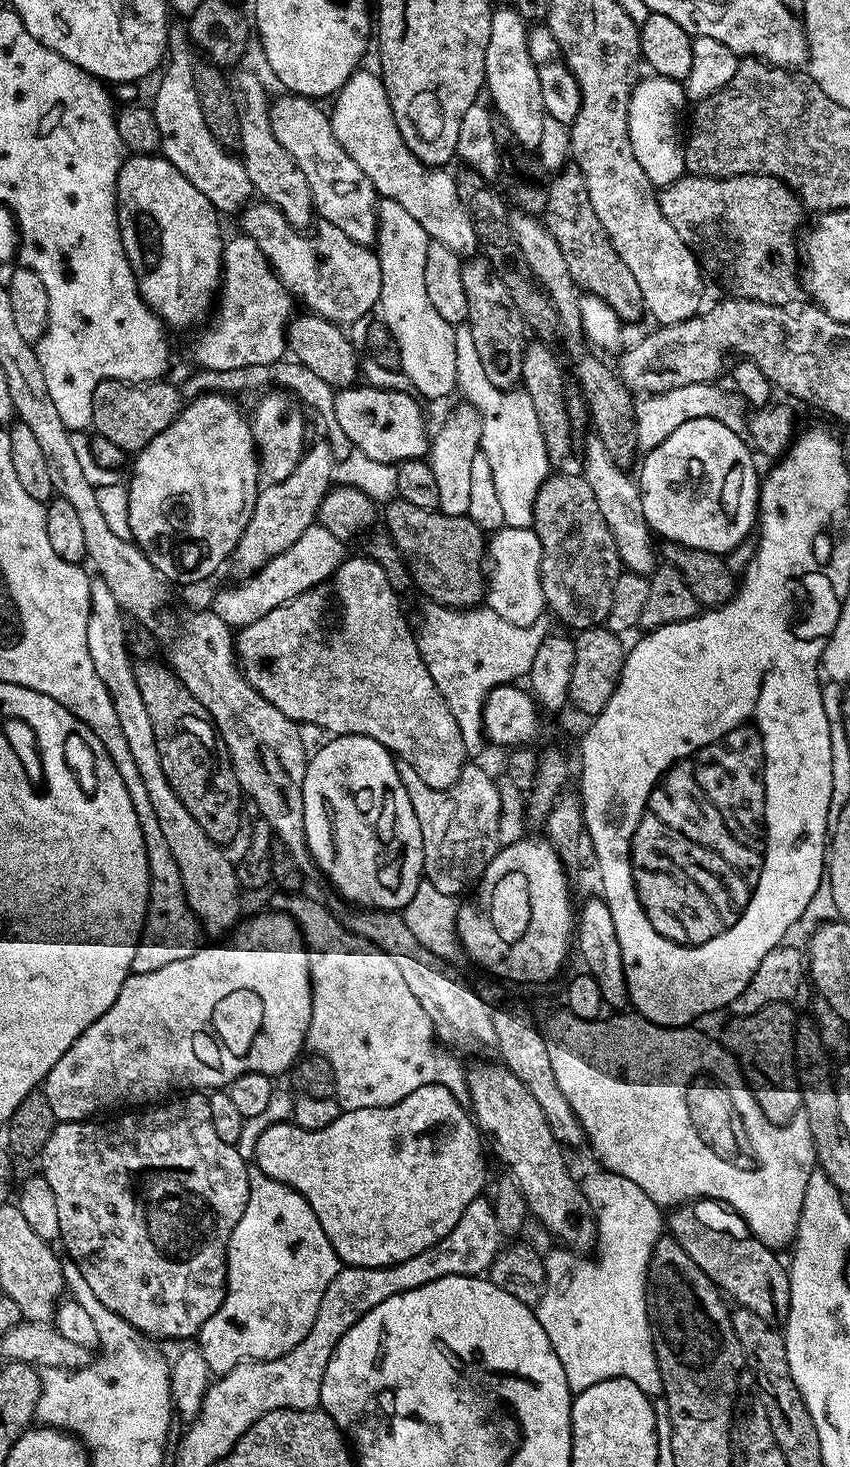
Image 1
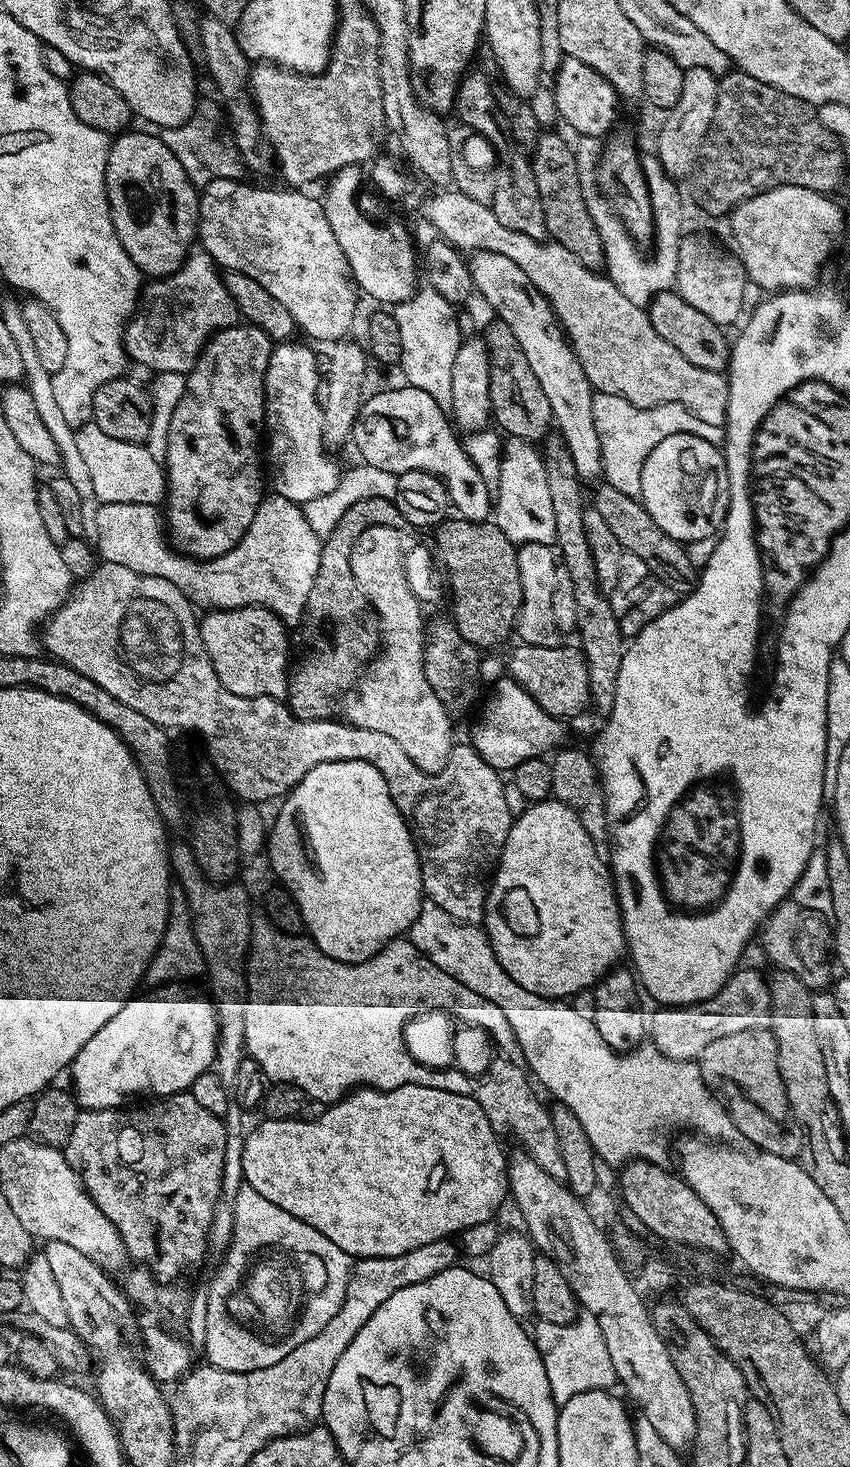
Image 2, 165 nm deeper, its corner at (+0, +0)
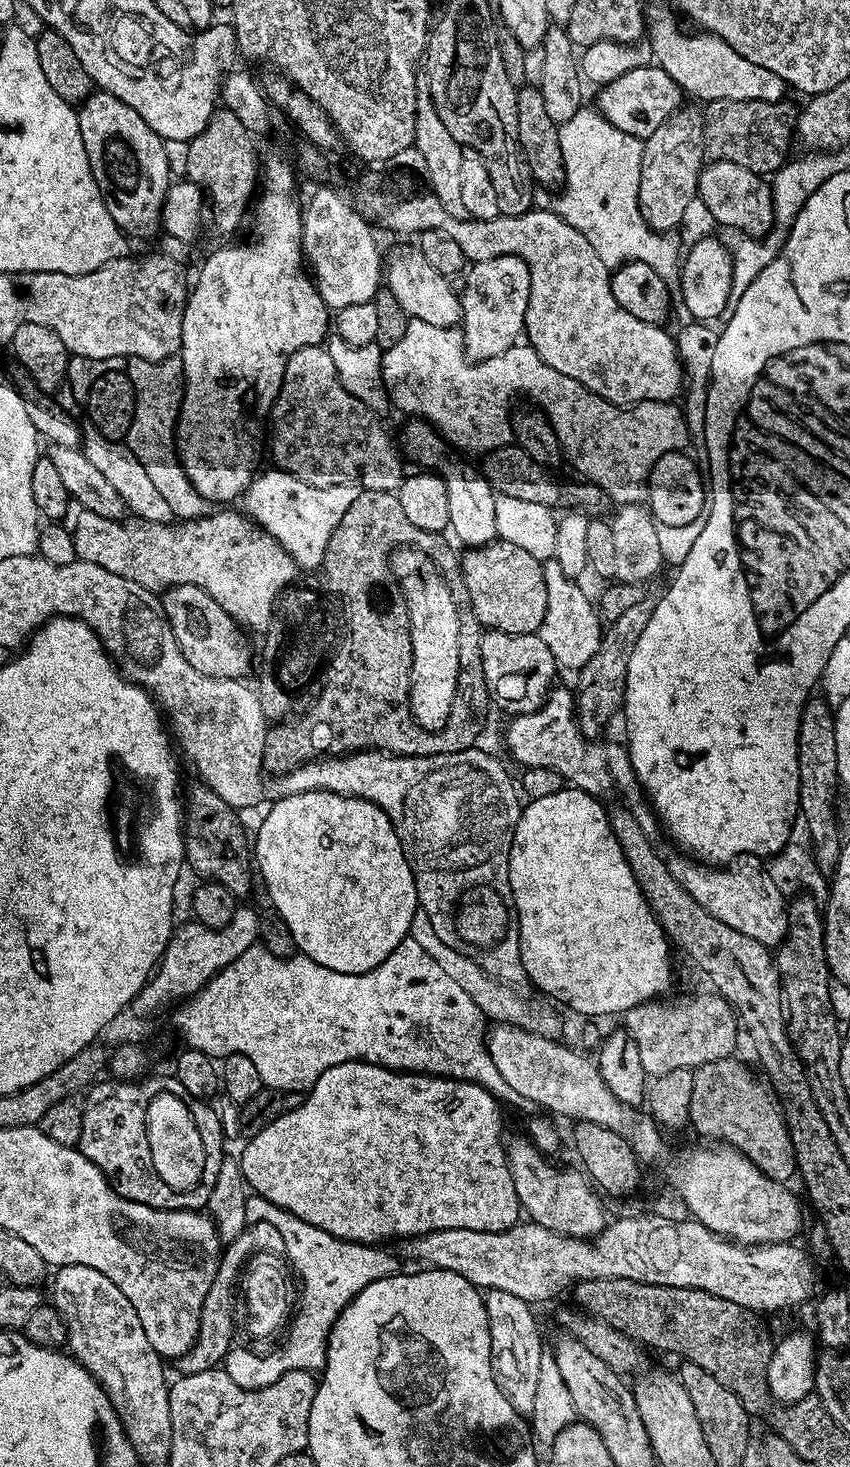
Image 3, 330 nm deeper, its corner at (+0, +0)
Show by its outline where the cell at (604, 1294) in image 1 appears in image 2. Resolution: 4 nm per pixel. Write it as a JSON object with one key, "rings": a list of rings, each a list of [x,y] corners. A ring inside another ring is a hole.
{"rings":[[[577,1315],[571,1324],[551,1324],[540,1320],[537,1325],[536,1332],[534,1328],[536,1349],[540,1351],[542,1366],[546,1366],[550,1394],[557,1406],[570,1402],[574,1394],[617,1387],[614,1362],[610,1362],[610,1353],[606,1350],[606,1338],[602,1338],[602,1330],[598,1330],[598,1322],[593,1316]]]}

